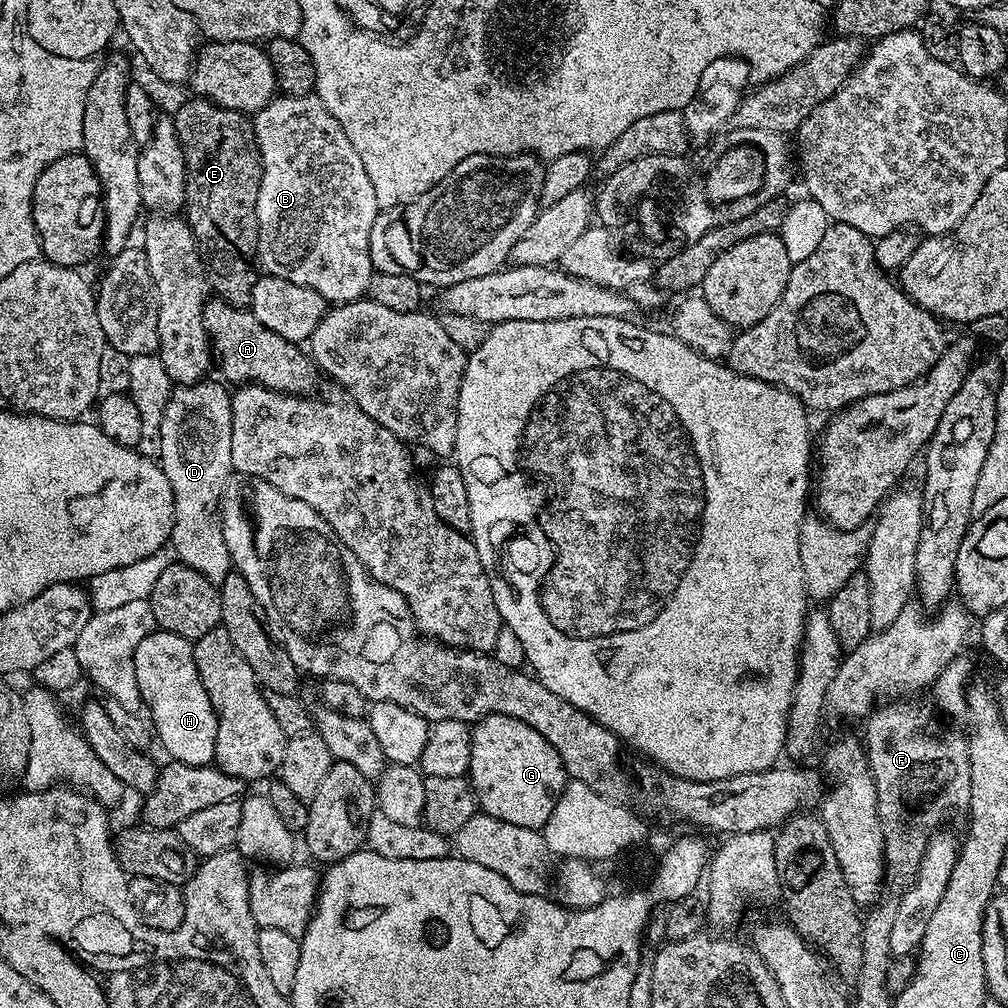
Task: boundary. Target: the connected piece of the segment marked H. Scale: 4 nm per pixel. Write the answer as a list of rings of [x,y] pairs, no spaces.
[[[157,629],[138,644],[134,666],[139,693],[150,710],[159,744],[172,760],[184,765],[206,765],[212,764],[216,755],[217,716],[198,675],[192,645],[182,636]]]

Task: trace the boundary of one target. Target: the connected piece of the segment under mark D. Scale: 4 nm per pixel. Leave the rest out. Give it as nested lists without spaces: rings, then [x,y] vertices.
[[[210,381],[179,385],[169,393],[166,410],[162,414],[158,463],[170,482],[170,490],[174,490],[174,526],[170,548],[176,551],[175,559],[186,567],[192,567],[218,586],[233,571],[230,550],[226,550],[226,538],[222,538],[220,525],[220,500],[224,497],[224,488],[234,472],[230,458],[232,400],[225,385],[222,387]]]

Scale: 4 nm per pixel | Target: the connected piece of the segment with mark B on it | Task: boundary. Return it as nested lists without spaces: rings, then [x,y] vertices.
[[[283,94],[273,98],[265,108],[255,113],[252,125],[256,131],[256,141],[260,147],[260,161],[262,162],[262,182],[258,190],[258,206],[256,217],[258,218],[258,264],[267,275],[286,278],[286,282],[294,282],[298,286],[306,286],[318,294],[326,302],[333,302],[335,305],[347,304],[351,301],[361,299],[367,293],[370,286],[370,278],[373,274],[373,266],[370,256],[370,232],[374,226],[376,217],[382,209],[378,198],[374,194],[374,186],[370,183],[370,174],[366,174],[366,166],[362,166],[362,158],[358,158],[358,150],[354,150],[354,142],[346,138],[346,130],[326,110],[326,106],[320,97],[313,94],[310,96],[286,96]]]

